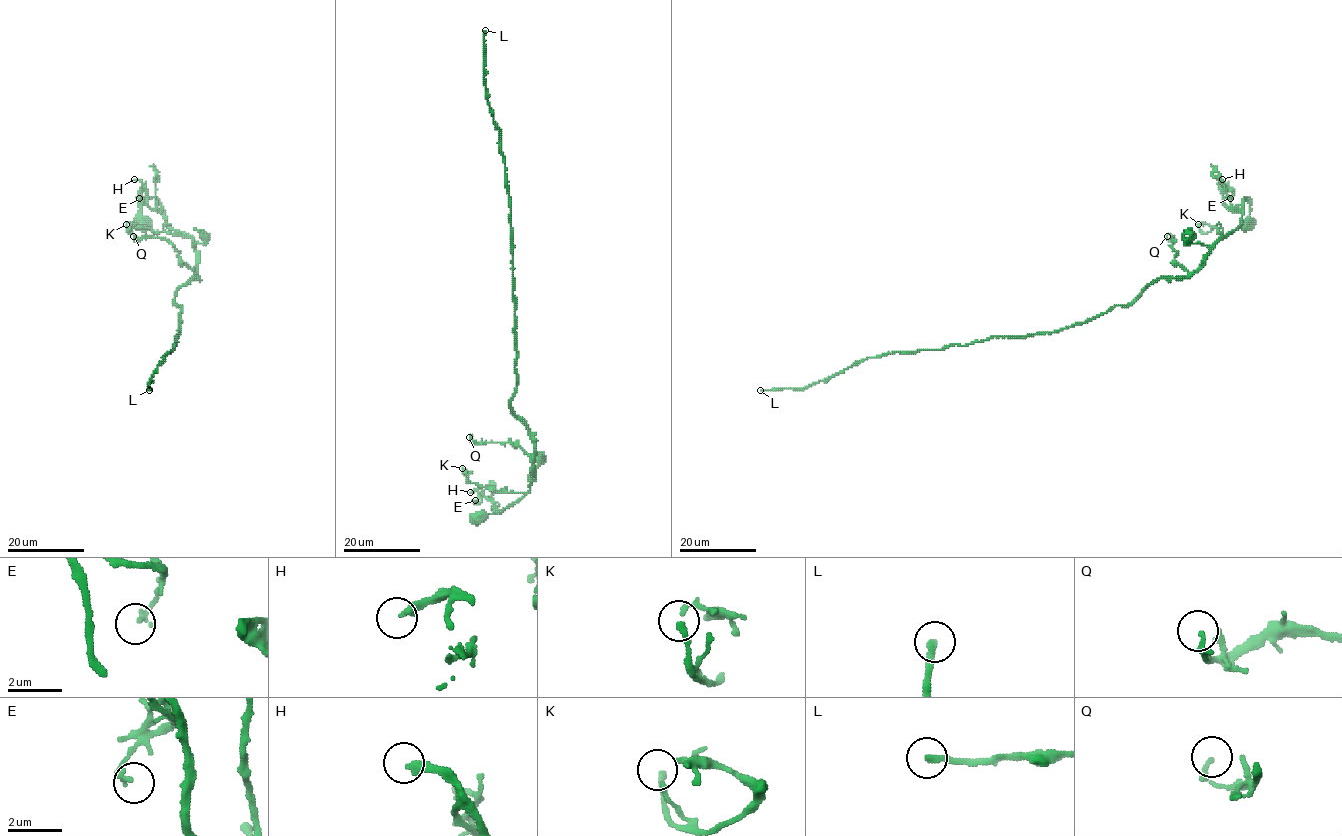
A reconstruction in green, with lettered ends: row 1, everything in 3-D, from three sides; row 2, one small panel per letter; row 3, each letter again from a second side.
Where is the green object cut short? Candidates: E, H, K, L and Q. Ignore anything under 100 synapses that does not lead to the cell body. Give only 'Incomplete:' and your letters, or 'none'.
Incomplete: L

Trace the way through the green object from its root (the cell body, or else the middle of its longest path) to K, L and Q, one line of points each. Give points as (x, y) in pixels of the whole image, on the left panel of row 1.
K: (142, 224), (142, 204), (154, 197), (164, 221), (189, 236), (147, 227), (134, 227), (131, 233), (126, 224)
L: (142, 224), (142, 204), (154, 197), (164, 221), (194, 241), (198, 277), (177, 291), (179, 334), (149, 390)
Q: (142, 224), (142, 204), (154, 197), (164, 221), (194, 241), (196, 275), (164, 239), (134, 240), (133, 236)

